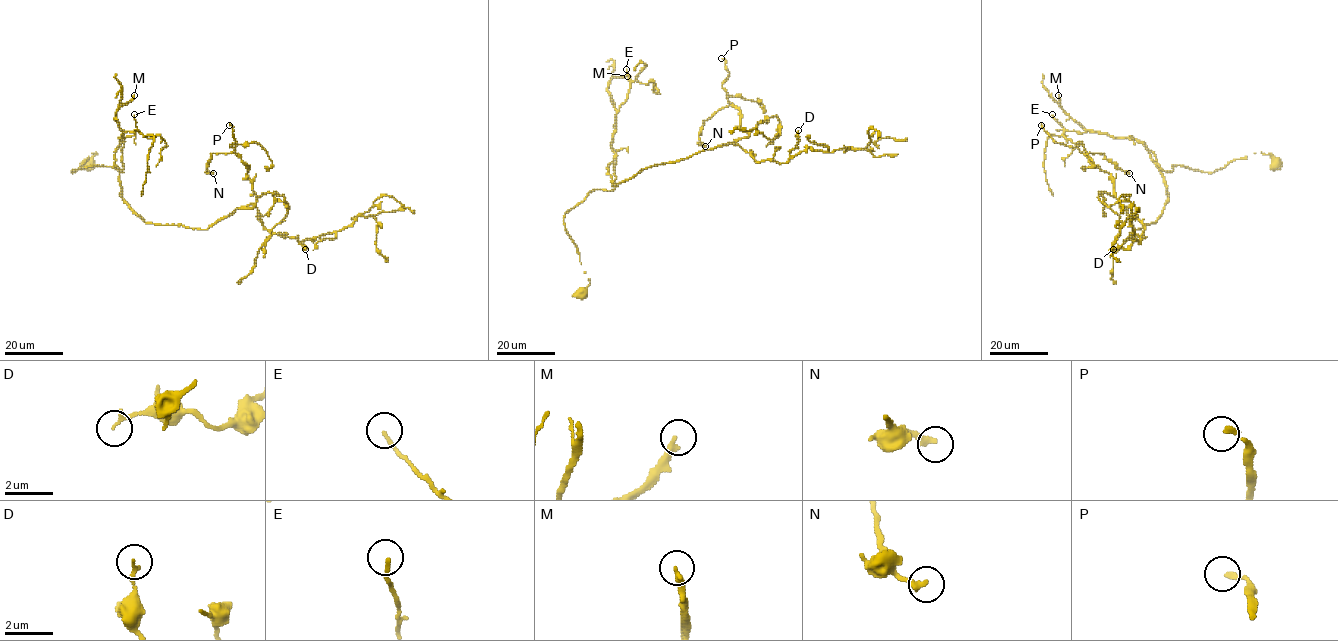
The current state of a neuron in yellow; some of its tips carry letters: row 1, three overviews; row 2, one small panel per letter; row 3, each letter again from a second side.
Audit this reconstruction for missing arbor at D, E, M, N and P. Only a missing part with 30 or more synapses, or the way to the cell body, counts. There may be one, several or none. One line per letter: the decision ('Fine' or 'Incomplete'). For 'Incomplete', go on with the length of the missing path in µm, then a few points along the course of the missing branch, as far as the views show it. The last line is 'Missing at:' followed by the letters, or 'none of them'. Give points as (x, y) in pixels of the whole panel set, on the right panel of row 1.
D: Fine
E: Fine
M: Fine
N: Fine
P: Incomplete. Missing length about 35 µm. Course of what is missing: (1041, 125), (1030, 107), (1047, 107), (1052, 112), (1041, 80)
Missing at: P

